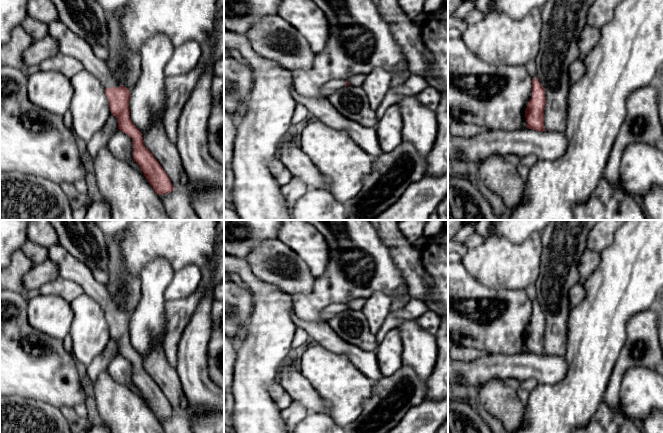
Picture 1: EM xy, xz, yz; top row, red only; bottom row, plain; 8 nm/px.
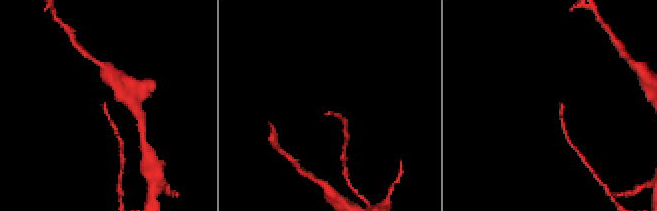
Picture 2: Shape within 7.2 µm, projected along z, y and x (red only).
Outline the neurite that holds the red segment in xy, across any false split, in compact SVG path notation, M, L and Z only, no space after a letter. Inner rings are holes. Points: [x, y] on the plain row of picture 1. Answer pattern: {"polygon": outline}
{"polygon": "M60 245L48 247L48 253L49 253L48 259L52 262L57 263L59 266L59 277L70 279L79 284L83 288L85 294L91 296L102 307L103 311L105 312L105 318L109 325L111 338L117 342L118 353L121 356L127 358L132 363L133 383L140 390L145 402L153 411L155 416L159 420L162 418L168 418L172 416L174 412L170 405L170 402L163 394L159 386L155 383L153 378L145 371L142 357L134 349L134 347L130 342L130 334L129 334L130 315L123 309L119 308L117 303L110 295L106 286L99 283L93 277L92 271L85 263L77 261L74 256L72 256L67 250L65 250Z"}

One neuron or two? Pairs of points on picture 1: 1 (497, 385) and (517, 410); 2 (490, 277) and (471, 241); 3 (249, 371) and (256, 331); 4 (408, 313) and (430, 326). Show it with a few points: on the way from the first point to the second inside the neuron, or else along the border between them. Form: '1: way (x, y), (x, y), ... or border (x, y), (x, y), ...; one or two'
1: way (498, 391), (511, 404); one
2: border (485, 238), (478, 245), (467, 249); two
3: way (256, 361), (256, 341); one
4: border (429, 310), (416, 319); two

